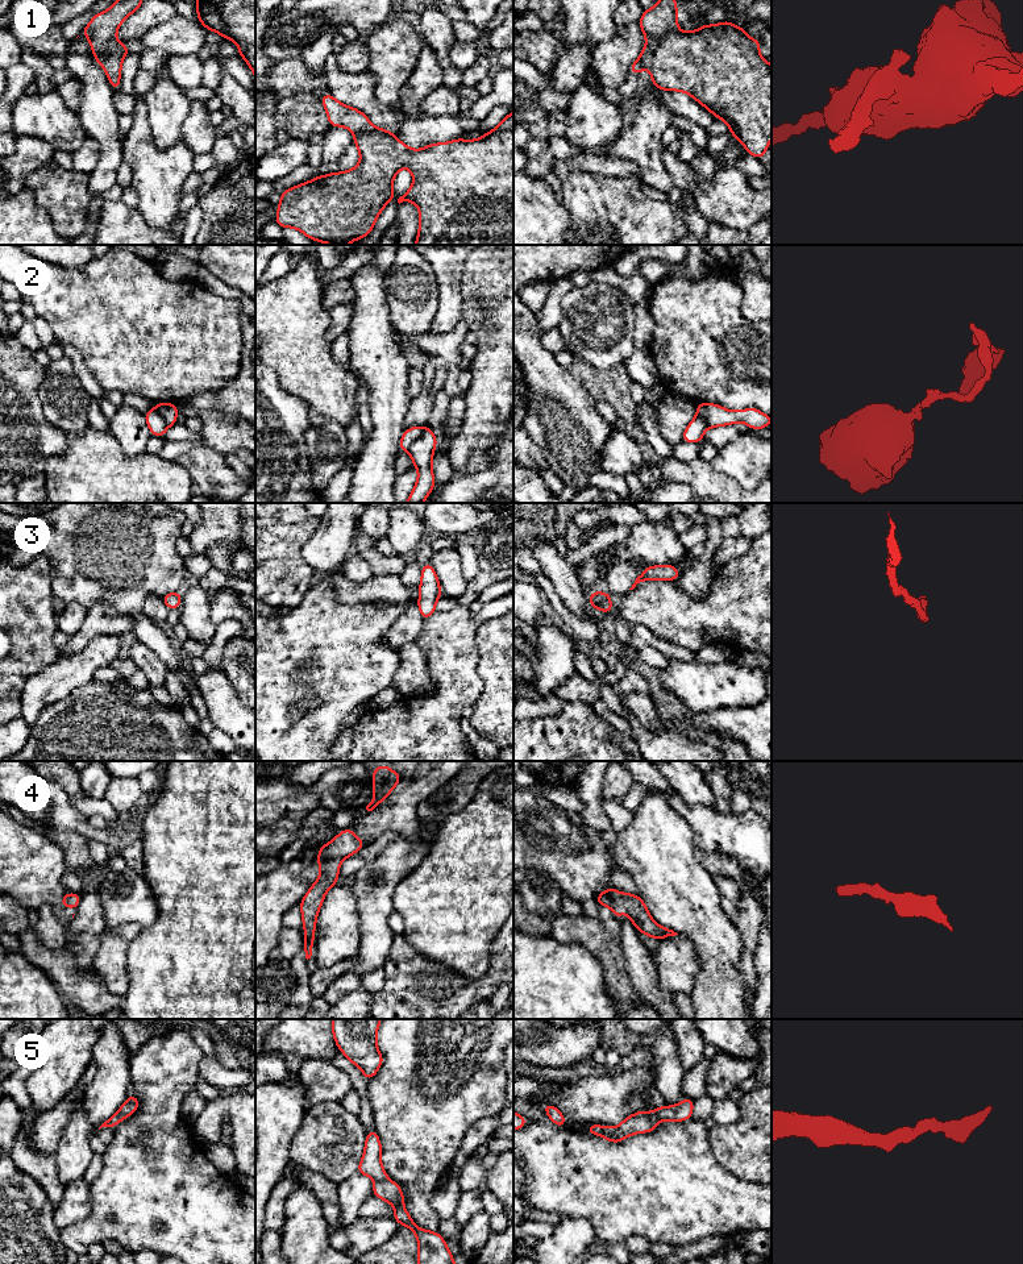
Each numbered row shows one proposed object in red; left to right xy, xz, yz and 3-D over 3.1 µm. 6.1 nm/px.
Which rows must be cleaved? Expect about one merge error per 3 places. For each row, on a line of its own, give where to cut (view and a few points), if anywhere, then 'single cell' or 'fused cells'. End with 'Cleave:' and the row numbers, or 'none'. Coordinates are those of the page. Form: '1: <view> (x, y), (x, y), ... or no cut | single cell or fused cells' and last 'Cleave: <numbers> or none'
1: yz (674, 25), (651, 46), (651, 59), (647, 66) | fused cells
2: xz (425, 427), (407, 449) | fused cells
3: no cut | single cell
4: no cut | single cell
5: no cut | single cell
Cleave: 1, 2

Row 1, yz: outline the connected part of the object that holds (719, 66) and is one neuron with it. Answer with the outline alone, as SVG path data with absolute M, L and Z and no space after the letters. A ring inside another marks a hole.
M727 20L716 25L704 24L689 33L674 26L650 46L652 59L648 68L654 87L664 91L682 91L694 97L715 117L727 122L729 133L739 138L747 153L762 159L772 138L772 65L760 55L760 43L761 41L750 38L744 28Z

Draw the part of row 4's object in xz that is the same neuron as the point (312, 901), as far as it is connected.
M350 827L341 831L332 841L319 848L317 861L319 869L321 870L320 876L299 903L302 908L303 930L305 931L303 945L307 960L312 956L316 918L325 893L338 882L341 862L365 845L365 841L357 837Z

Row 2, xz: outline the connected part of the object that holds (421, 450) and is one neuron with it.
M425 427L421 436L411 444L408 453L413 461L413 466L419 471L419 477L406 503L423 503L433 491L434 474L432 471L432 457L436 450L436 444L437 438L428 427Z

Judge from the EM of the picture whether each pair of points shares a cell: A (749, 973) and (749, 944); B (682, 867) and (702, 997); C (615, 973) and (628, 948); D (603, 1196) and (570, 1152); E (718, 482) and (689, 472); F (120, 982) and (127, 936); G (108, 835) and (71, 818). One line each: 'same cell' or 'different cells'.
A: same cell
B: same cell
C: different cells
D: same cell
E: same cell
F: same cell
G: same cell

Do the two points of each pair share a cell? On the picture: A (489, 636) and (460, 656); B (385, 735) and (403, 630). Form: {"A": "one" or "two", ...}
{"A": "two", "B": "two"}

